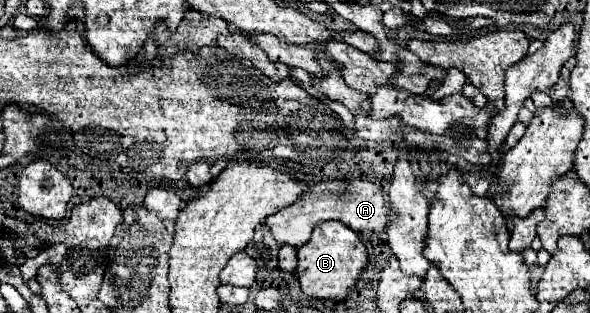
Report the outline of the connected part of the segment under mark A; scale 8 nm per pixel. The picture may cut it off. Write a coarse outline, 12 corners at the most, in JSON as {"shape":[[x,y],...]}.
{"shape":[[333,180],[268,216],[275,242],[299,248],[315,224],[339,220],[383,234],[393,220],[373,182]]}

